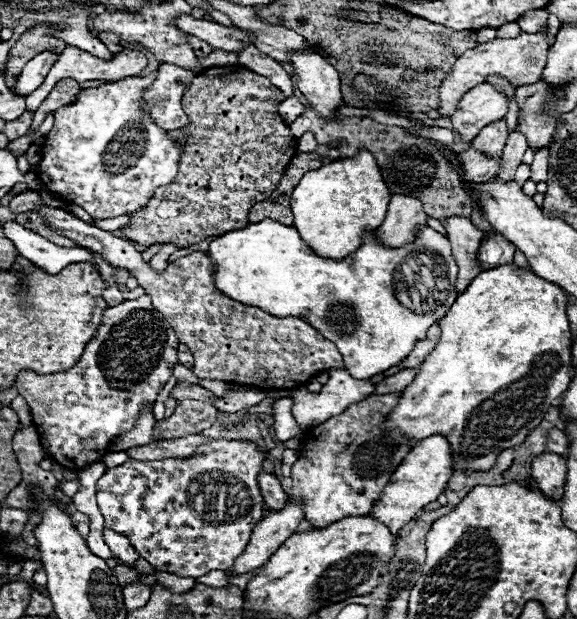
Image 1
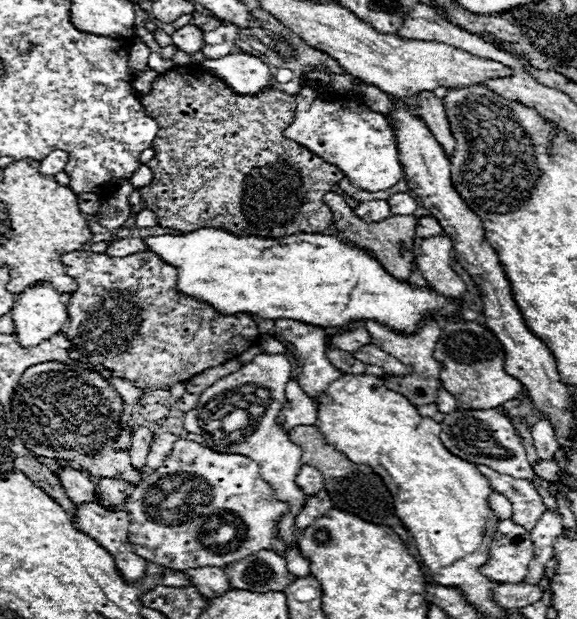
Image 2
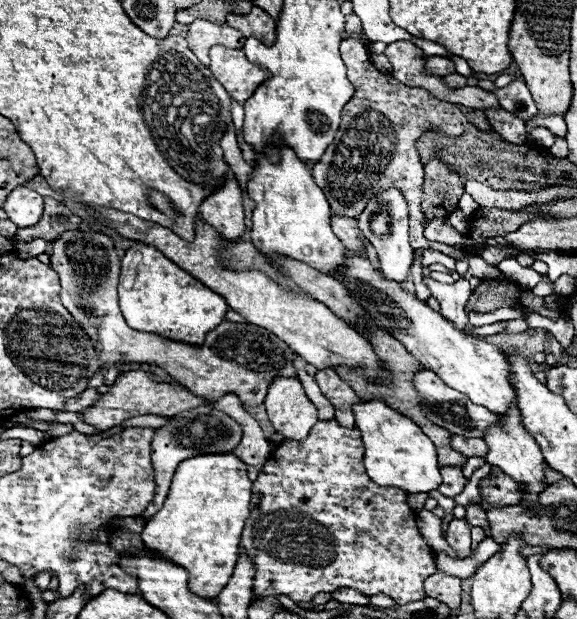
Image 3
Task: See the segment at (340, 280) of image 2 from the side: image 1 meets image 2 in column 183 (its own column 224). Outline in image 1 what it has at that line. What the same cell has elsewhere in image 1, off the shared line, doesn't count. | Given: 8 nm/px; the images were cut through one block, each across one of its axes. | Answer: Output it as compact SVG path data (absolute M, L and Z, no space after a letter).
M266 218L258 224L218 236L210 242L208 256L214 262L216 286L226 296L248 306L258 306L280 318L302 318L338 346L346 370L354 378L370 378L400 364L400 360L412 352L412 346L418 340L424 340L428 328L450 310L458 296L454 288L458 266L452 258L450 240L430 226L420 226L418 236L400 248L384 246L376 240L374 232L364 232L358 250L342 260L332 260L316 256L294 226L284 226Z

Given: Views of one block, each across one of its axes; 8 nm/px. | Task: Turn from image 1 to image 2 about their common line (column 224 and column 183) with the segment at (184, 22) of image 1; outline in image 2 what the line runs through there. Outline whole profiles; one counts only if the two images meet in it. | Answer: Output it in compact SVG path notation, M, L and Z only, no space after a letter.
M188 24L188 26L182 26L180 30L172 32L172 42L178 50L194 54L194 52L200 52L204 46L204 32L198 26Z

